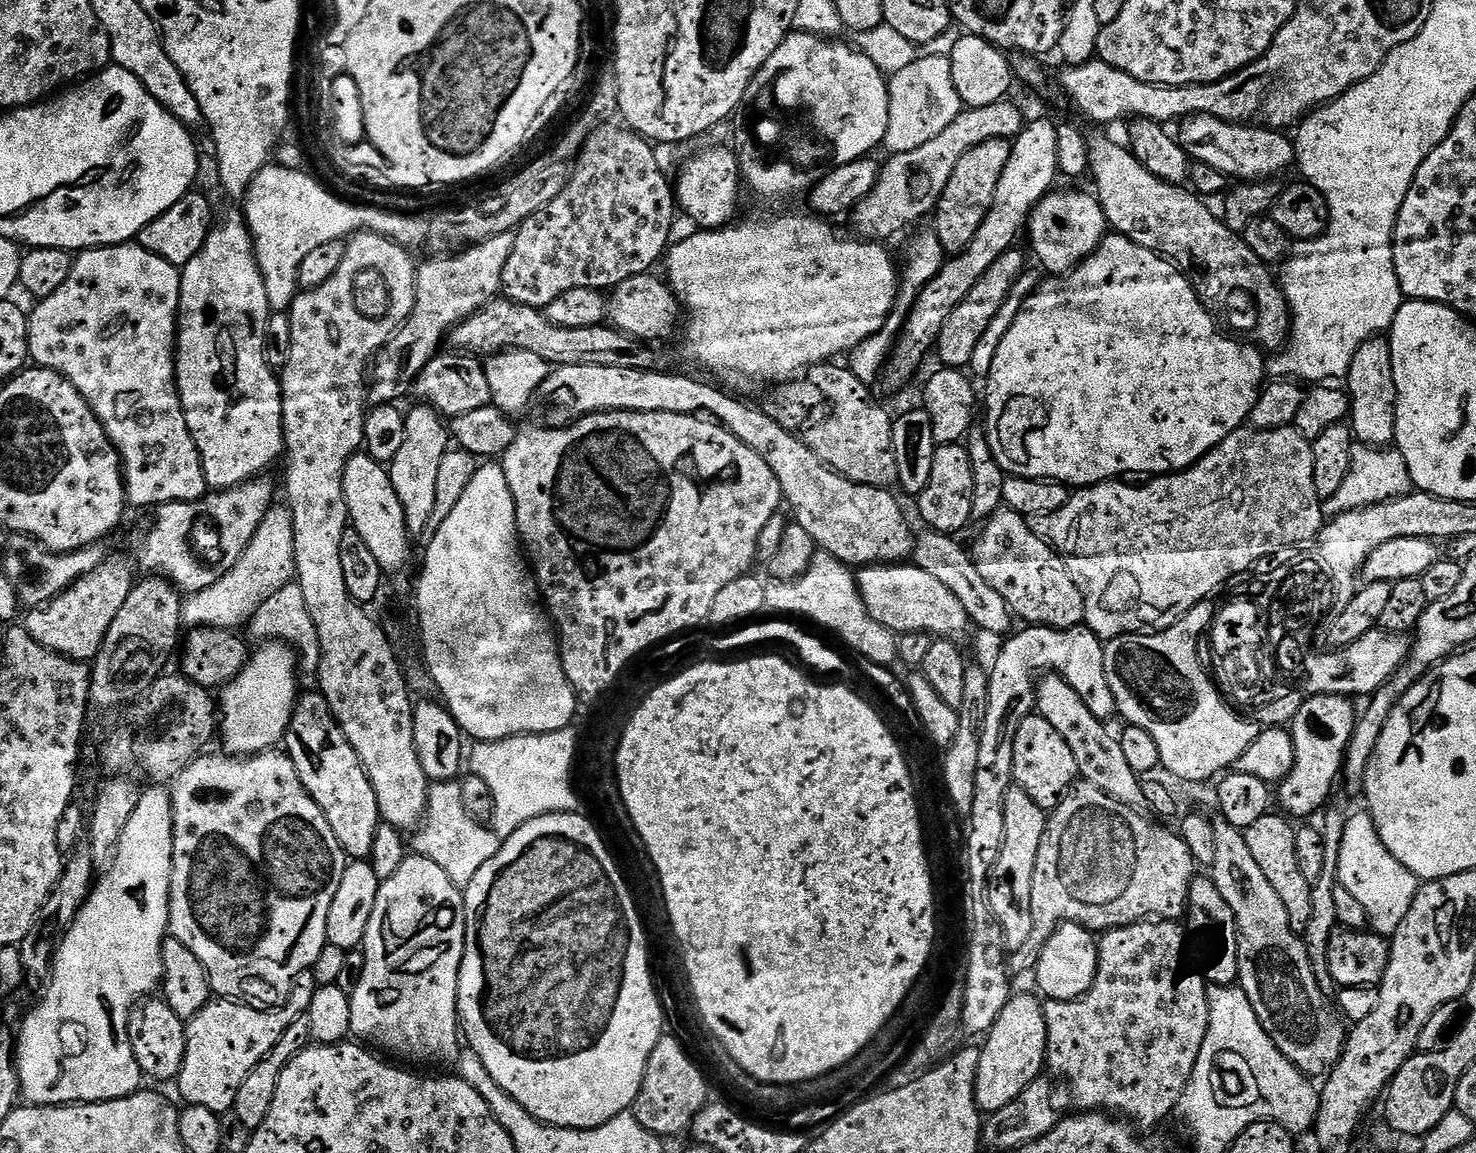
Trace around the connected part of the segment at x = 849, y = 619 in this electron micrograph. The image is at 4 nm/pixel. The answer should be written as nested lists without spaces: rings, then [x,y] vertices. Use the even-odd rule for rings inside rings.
[[[817,551],[805,576],[800,576],[794,581],[768,584],[766,590],[768,608],[776,612],[793,612],[793,617],[796,618],[807,613],[823,621],[824,624],[832,625],[832,628],[836,628],[837,632],[846,636],[852,644],[860,648],[860,651],[875,657],[876,661],[896,659],[897,633],[874,622],[868,612],[862,609],[862,598],[853,576],[853,569],[849,565],[829,556],[827,552]],[[828,580],[832,581],[828,584]]]

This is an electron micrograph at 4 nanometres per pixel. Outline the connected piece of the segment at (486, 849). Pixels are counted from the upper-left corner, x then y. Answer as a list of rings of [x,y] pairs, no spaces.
[[[433,783],[428,790],[428,810],[419,828],[415,829],[410,848],[415,855],[424,856],[430,862],[438,862],[442,870],[458,889],[465,889],[469,882],[498,854],[502,840],[487,824],[480,824],[462,806],[462,790],[459,783]]]

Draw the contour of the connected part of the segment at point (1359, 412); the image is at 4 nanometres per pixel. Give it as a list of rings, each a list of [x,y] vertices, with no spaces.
[[[1373,338],[1358,346],[1358,354],[1354,354],[1354,362],[1350,362],[1346,391],[1350,401],[1350,427],[1353,437],[1361,445],[1370,448],[1389,447],[1396,438],[1396,387],[1394,362],[1390,358],[1387,339]]]

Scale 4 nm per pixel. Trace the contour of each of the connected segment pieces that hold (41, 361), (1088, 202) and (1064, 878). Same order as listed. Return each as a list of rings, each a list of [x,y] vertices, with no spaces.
[[[129,242],[126,244],[111,244],[108,248],[85,248],[72,261],[72,269],[70,270],[70,278],[66,278],[66,282],[62,282],[62,286],[58,286],[58,290],[54,290],[54,294],[50,294],[50,298],[39,301],[35,306],[36,309],[31,309],[28,312],[28,355],[31,363],[38,368],[49,368],[58,374],[62,374],[76,387],[78,394],[82,394],[82,398],[86,398],[88,405],[94,410],[94,414],[102,422],[102,426],[106,430],[106,434],[110,438],[110,442],[116,448],[117,454],[120,455],[120,462],[124,470],[124,499],[129,505],[132,504],[136,508],[149,508],[155,510],[162,504],[173,504],[174,502],[194,502],[200,500],[209,491],[208,483],[204,477],[202,470],[202,462],[198,454],[198,446],[192,437],[190,426],[186,426],[186,414],[182,410],[182,402],[180,401],[180,392],[176,388],[176,349],[178,347],[178,317],[180,314],[180,274],[181,269],[176,268],[170,262],[166,262],[162,258],[158,258],[158,254],[150,254],[150,250],[146,250],[138,242]]]
[[[1053,190],[1041,198],[1032,211],[1026,229],[1026,240],[1032,243],[1032,252],[1045,273],[1059,278],[1077,268],[1099,246],[1106,235],[1106,221],[1100,201],[1084,192]]]
[[[1077,783],[1072,791],[1061,800],[1060,807],[1051,809],[1048,825],[1042,834],[1042,846],[1038,846],[1038,862],[1034,866],[1034,886],[1030,886],[1030,914],[1034,914],[1034,927],[1030,929],[1030,939],[1026,942],[1026,946],[1022,946],[1022,950],[1013,952],[1007,957],[1009,977],[1017,978],[1016,976],[1024,976],[1027,972],[1029,975],[1035,969],[1046,942],[1050,942],[1050,938],[1062,924],[1081,924],[1093,934],[1103,934],[1115,928],[1148,922],[1153,918],[1160,922],[1179,921],[1187,913],[1190,886],[1198,875],[1198,865],[1196,859],[1190,854],[1190,846],[1186,846],[1183,838],[1173,829],[1171,832],[1168,828],[1171,827],[1160,822],[1153,822],[1147,815],[1135,812],[1130,806],[1102,794],[1102,790],[1098,790],[1092,784]]]

